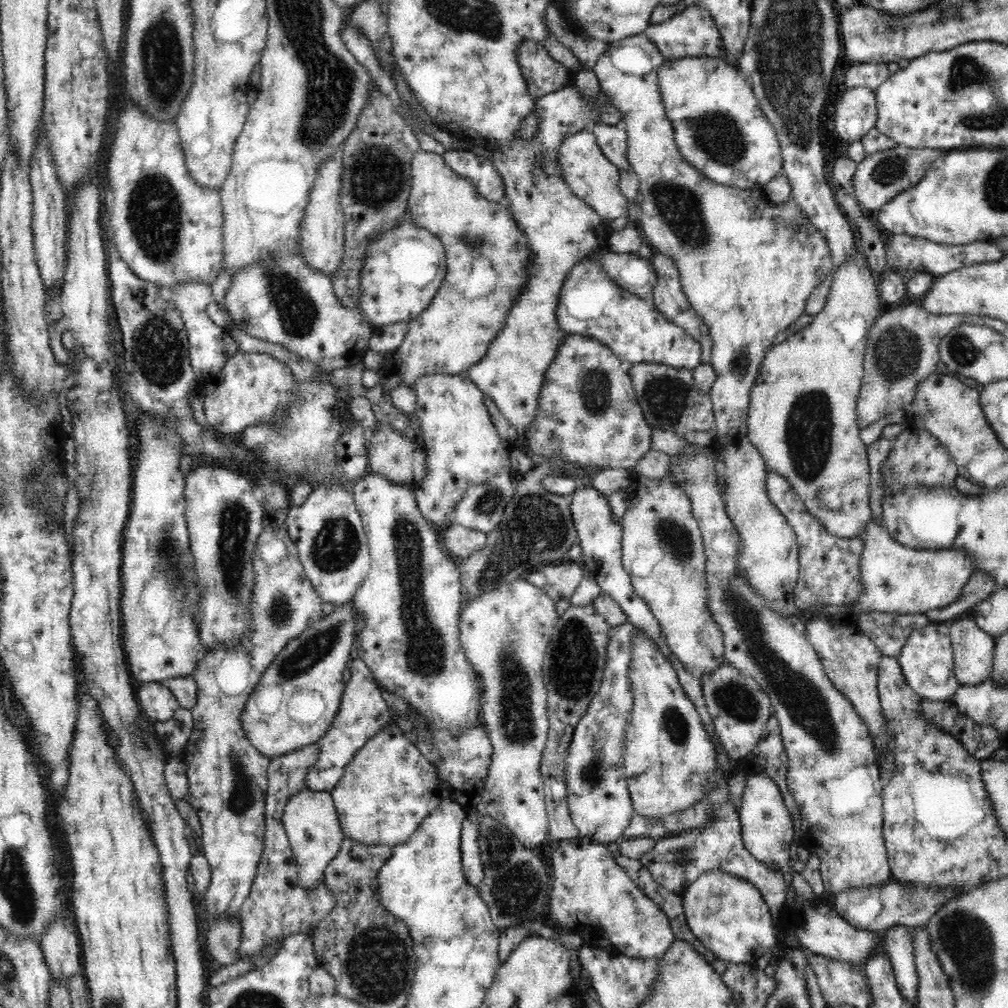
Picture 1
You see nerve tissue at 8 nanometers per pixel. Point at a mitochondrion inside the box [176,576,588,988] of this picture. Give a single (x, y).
(514, 885)

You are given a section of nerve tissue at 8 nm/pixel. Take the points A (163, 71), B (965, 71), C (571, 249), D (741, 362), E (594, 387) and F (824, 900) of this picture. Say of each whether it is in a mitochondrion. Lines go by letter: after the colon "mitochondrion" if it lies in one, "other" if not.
A: mitochondrion
B: mitochondrion
C: other
D: mitochondrion
E: mitochondrion
F: other

